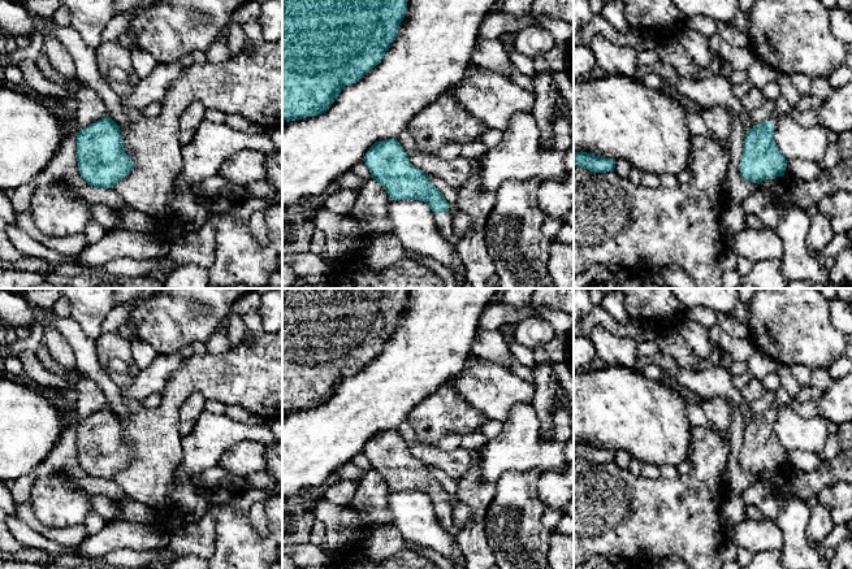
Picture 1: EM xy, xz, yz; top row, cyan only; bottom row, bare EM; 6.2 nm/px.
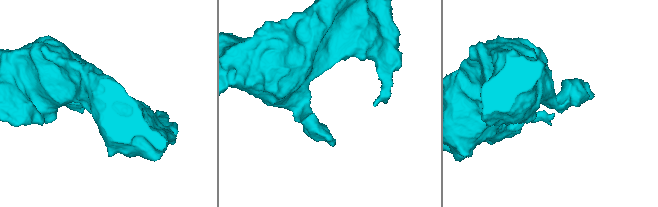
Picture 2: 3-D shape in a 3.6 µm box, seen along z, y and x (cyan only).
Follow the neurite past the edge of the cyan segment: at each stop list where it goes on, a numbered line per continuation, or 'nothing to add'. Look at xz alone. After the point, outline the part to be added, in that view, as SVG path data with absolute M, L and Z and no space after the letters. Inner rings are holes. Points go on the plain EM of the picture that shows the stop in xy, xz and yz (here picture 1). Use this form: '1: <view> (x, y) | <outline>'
1: xz (445, 511) | M451 503L436 504L434 511L438 524L449 530L454 524L454 505Z

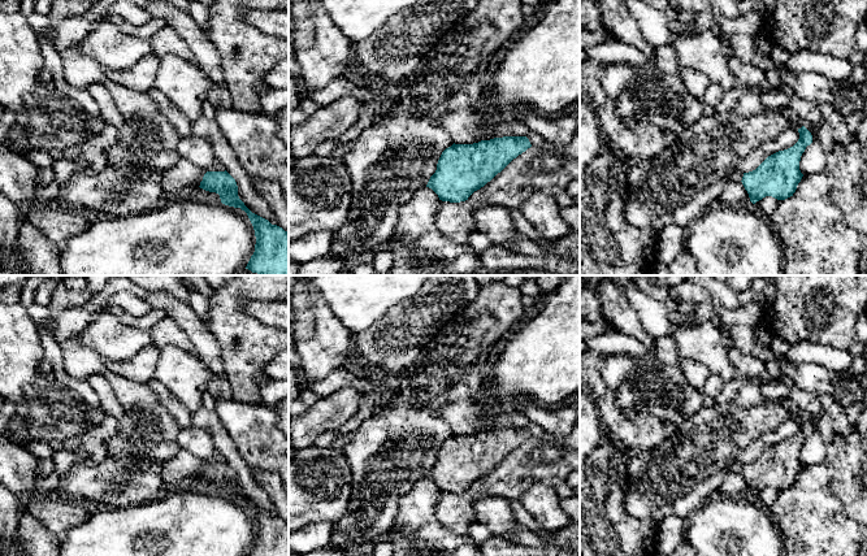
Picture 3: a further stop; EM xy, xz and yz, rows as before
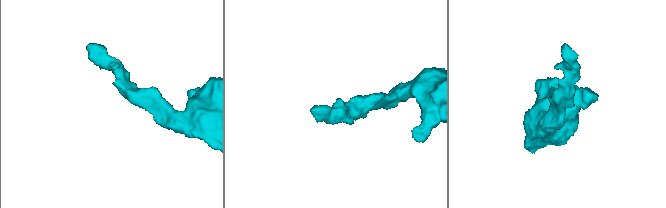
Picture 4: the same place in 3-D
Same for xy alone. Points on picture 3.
nothing to add

